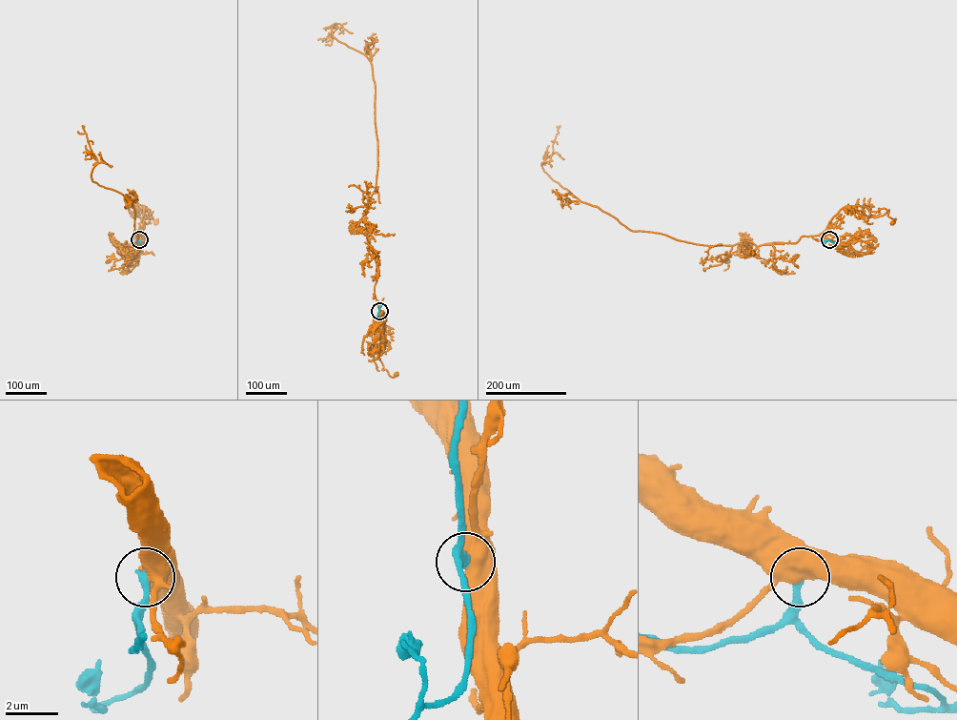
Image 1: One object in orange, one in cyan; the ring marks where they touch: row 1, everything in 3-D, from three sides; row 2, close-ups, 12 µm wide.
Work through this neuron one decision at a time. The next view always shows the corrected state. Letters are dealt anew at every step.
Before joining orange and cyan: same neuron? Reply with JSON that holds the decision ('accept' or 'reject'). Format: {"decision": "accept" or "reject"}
{"decision": "reject"}

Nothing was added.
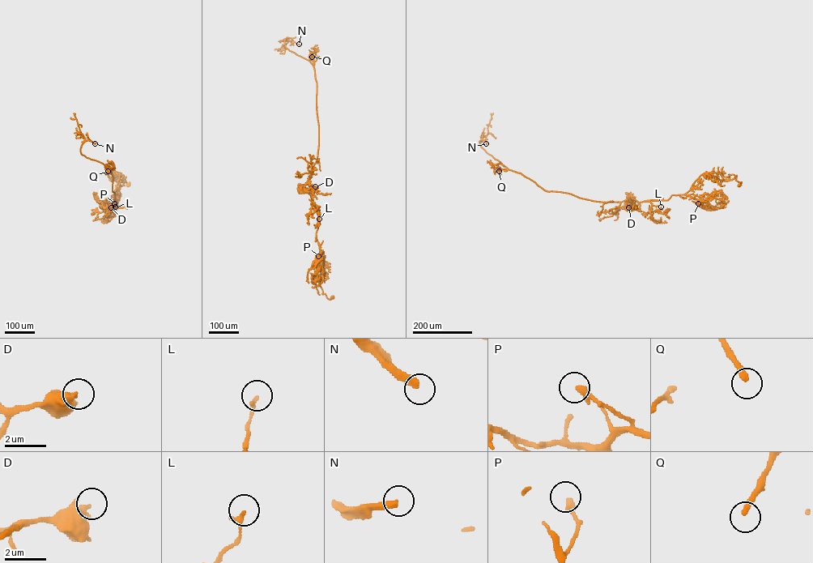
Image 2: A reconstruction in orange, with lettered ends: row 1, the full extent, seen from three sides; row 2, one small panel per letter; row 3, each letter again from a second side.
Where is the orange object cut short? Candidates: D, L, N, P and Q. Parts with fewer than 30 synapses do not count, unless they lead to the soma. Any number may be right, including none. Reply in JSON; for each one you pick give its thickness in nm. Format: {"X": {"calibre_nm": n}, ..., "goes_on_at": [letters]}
{"N": {"calibre_nm": 340}, "Q": {"calibre_nm": 280}, "goes_on_at": ["N", "Q"]}

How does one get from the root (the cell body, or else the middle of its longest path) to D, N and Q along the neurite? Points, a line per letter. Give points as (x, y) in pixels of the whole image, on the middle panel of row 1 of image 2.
D: (332, 296), (329, 299), (321, 293), (318, 282), (323, 258), (316, 237), (319, 216), (310, 196), (315, 186)
N: (332, 296), (318, 283), (323, 257), (309, 185), (319, 143), (314, 69), (284, 41), (299, 44)
Q: (332, 296), (321, 293), (318, 283), (323, 257), (309, 185), (319, 143), (312, 57)

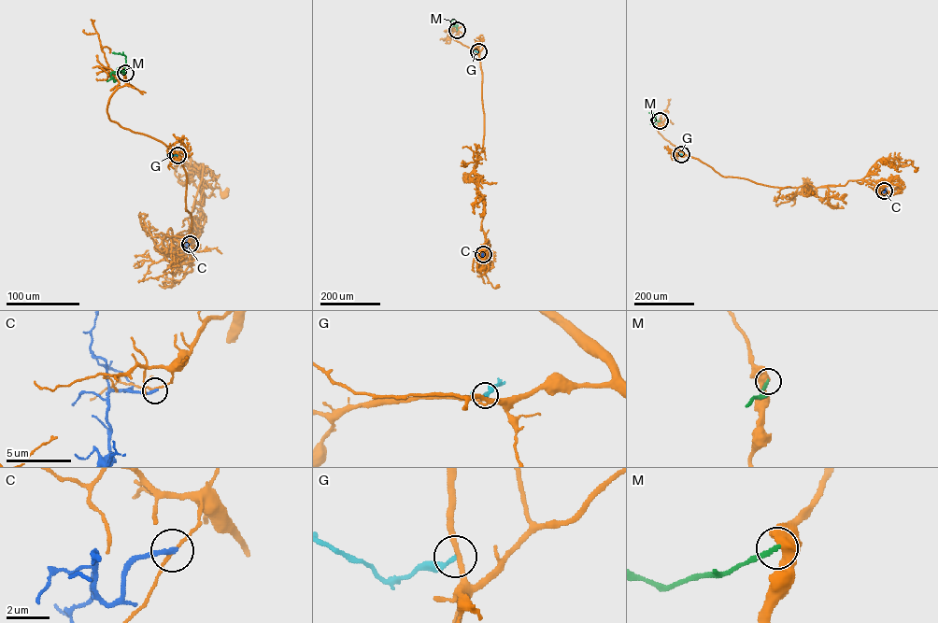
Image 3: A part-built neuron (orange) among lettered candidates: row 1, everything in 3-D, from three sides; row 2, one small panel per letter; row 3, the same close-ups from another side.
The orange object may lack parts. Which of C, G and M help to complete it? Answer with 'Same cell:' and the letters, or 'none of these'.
Same cell: none of these

